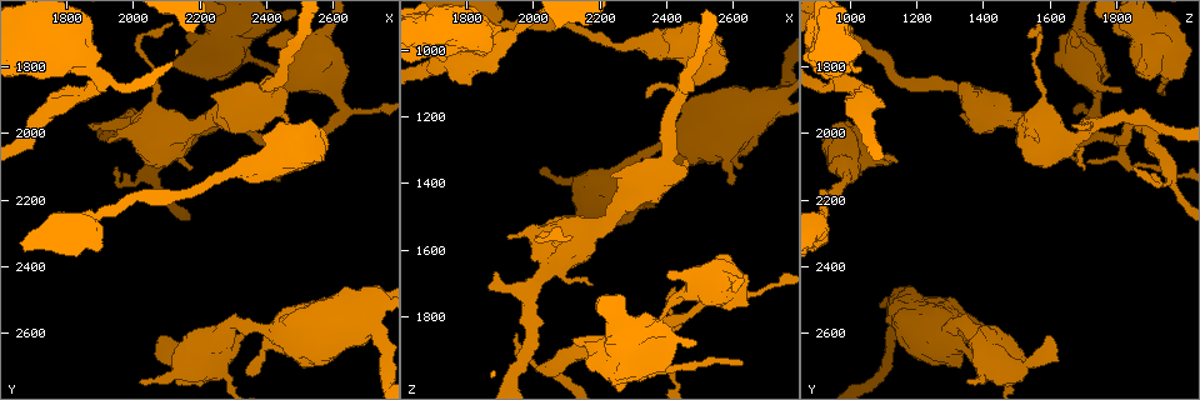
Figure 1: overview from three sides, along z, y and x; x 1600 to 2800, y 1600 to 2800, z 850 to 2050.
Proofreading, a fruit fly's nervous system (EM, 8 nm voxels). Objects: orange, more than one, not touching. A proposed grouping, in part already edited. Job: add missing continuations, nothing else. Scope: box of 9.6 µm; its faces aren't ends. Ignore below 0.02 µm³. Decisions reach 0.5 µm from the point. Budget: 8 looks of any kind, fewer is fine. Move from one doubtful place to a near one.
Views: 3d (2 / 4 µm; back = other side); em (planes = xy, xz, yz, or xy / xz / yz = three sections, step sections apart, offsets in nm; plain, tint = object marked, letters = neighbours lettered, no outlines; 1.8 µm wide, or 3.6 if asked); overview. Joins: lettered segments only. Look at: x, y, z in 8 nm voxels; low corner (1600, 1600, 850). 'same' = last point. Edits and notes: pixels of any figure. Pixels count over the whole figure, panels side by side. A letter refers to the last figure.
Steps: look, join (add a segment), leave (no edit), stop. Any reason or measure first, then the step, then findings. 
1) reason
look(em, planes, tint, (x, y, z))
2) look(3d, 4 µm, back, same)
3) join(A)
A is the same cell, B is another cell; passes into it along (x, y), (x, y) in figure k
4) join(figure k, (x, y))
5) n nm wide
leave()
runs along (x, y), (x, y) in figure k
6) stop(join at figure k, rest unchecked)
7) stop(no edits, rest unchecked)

small branch off a trunk
look(em, 3.6 µm, planes, plain, (1900, 1840, 970))

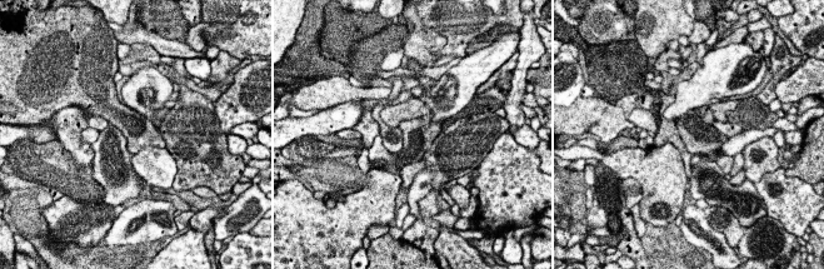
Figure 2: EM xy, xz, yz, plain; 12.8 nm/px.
look(em, 3.6 µm, planes, tint, same)

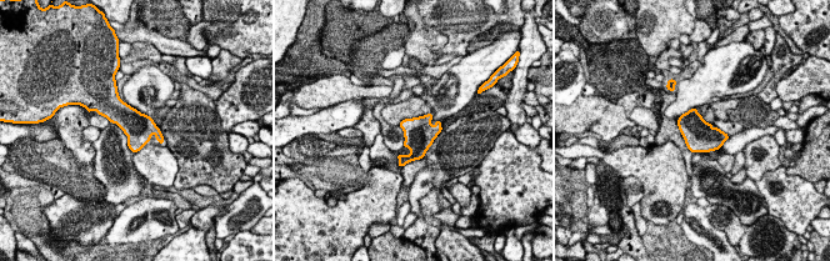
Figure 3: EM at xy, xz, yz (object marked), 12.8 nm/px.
see the neighbours
look(em, 3.6 µm, planes, letters, same)

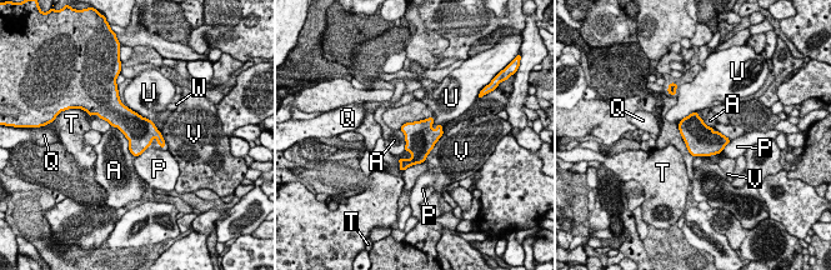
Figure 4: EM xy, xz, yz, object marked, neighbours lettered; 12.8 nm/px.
380 nm wide
leave()
A, P, Q, T, U, V and W are other cells; border along (111, 125), (124, 135), (135, 156) in figure 4; none of them fits

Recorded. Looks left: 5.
an open end
look(em, xy, step 8, letters, (1880, 1980, 1670))

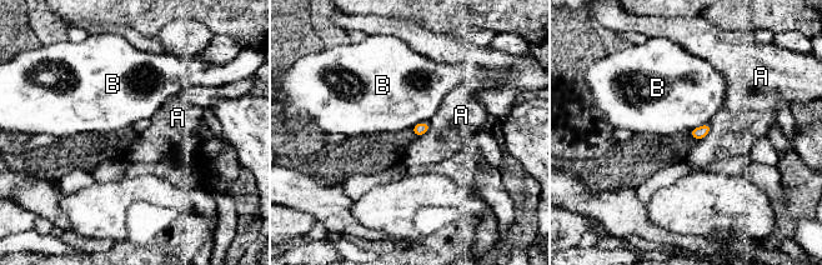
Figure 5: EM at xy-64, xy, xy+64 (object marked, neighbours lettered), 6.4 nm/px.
leave()
A and B are other cells; border along (708, 123), (695, 126), (690, 131) in figure 5; none of them fits

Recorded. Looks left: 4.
an open end
look(3d, 2 µm, (2130, 1790, 1860))

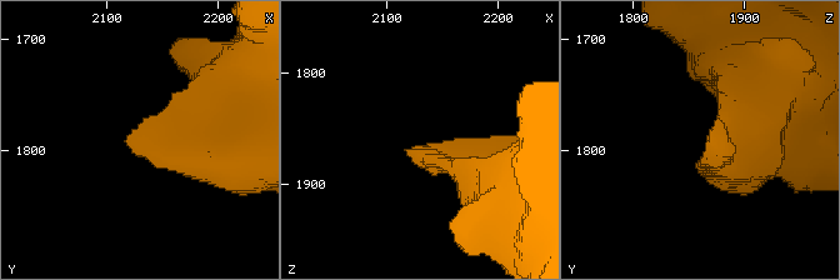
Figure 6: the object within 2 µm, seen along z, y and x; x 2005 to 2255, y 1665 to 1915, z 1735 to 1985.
look(em, planes, tint, (2118, 1790, 1868))

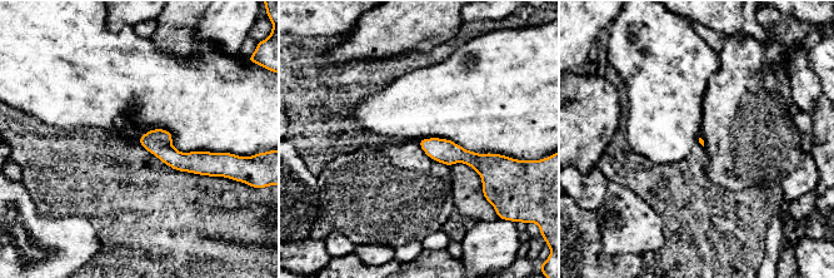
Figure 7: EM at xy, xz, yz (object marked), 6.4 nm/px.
what lies round it
look(em, planes, letters, same)

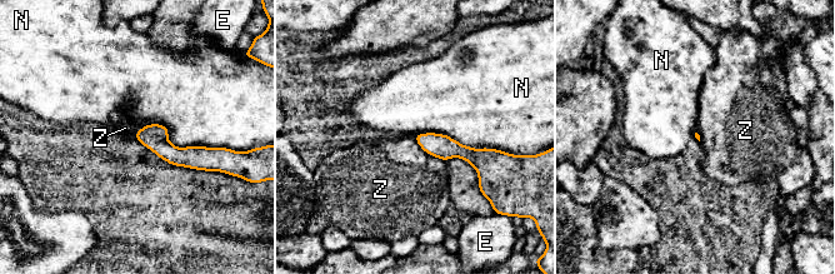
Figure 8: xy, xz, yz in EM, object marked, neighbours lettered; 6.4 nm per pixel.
leave()
E, N and Z are other cells; border along (134, 133), (221, 148) in figure 8; none of them fits

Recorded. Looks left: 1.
stop(no edits, rest unchecked)

